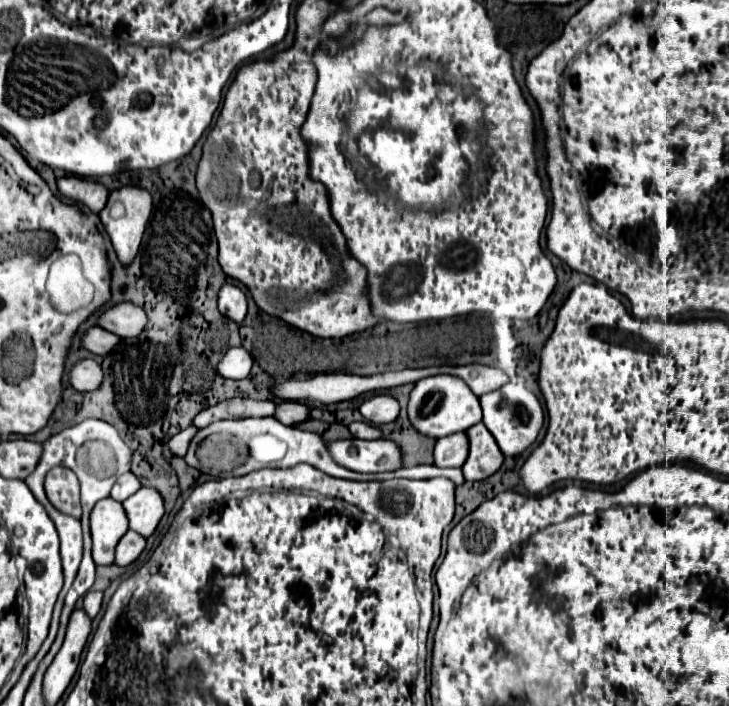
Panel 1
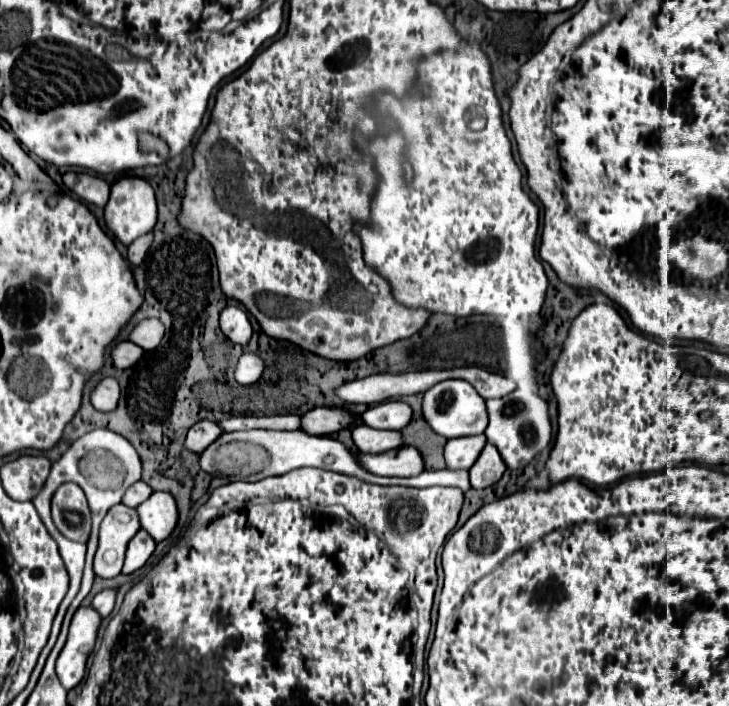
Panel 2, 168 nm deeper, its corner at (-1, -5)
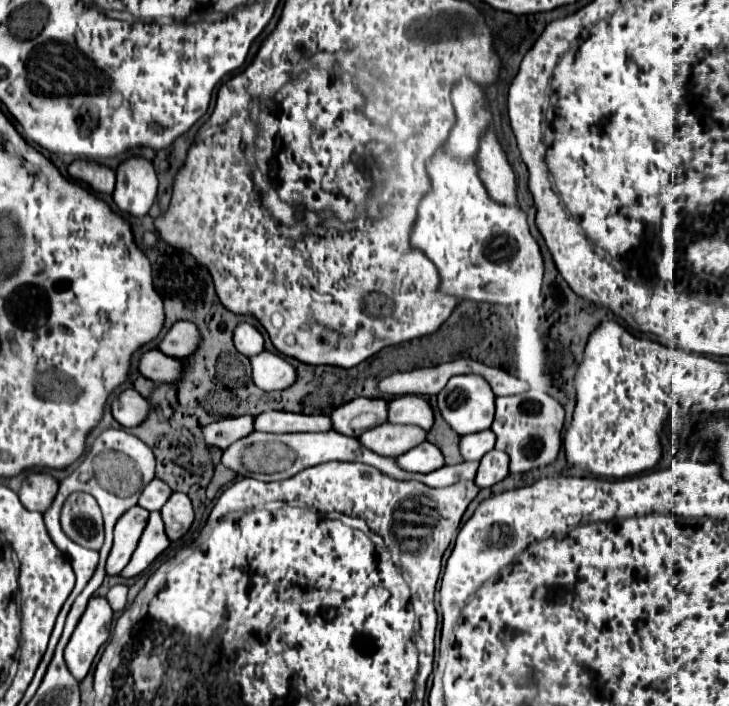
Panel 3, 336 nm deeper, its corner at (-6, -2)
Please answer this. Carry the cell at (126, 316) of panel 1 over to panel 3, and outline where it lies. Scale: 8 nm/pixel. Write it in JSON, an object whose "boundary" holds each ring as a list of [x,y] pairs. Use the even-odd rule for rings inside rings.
{"boundary":[[[176,321],[164,339],[158,343],[158,349],[168,357],[182,359],[198,345],[198,329],[190,321]]]}

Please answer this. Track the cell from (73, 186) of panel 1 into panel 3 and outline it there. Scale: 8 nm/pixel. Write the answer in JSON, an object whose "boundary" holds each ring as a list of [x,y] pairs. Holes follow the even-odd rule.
{"boundary":[[[76,159],[76,161],[70,163],[68,173],[70,173],[72,179],[90,185],[90,189],[94,189],[96,193],[112,195],[112,191],[114,191],[114,181],[116,181],[114,171],[104,167],[104,165],[94,163],[94,161]]]}

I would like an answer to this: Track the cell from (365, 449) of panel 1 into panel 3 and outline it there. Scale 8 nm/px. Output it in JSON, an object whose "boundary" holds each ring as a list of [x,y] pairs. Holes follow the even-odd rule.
{"boundary":[[[424,441],[418,447],[402,453],[400,457],[396,457],[398,467],[402,467],[404,471],[412,471],[412,473],[430,473],[438,467],[444,465],[442,453],[438,451],[438,447],[434,447],[432,443]]]}

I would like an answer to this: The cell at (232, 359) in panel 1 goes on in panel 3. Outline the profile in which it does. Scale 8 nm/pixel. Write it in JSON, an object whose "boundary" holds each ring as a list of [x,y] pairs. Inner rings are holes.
{"boundary":[[[262,351],[254,357],[250,357],[250,363],[252,363],[252,379],[254,379],[256,387],[260,387],[264,391],[286,389],[296,379],[294,367],[276,353]]]}

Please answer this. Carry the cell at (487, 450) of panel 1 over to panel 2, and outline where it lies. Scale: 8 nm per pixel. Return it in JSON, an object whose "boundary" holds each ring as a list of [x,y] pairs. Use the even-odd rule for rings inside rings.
{"boundary":[[[487,444],[477,458],[477,462],[471,466],[471,486],[481,490],[487,486],[493,486],[495,482],[501,480],[505,472],[505,462],[501,462],[501,456],[493,444]]]}

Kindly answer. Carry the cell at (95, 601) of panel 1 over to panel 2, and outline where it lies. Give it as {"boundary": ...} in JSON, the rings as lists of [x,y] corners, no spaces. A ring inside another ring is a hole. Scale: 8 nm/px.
{"boundary":[[[103,590],[103,592],[99,592],[99,594],[93,598],[93,608],[95,608],[103,618],[111,614],[111,610],[113,610],[113,606],[115,606],[115,594],[117,594],[117,590]]]}

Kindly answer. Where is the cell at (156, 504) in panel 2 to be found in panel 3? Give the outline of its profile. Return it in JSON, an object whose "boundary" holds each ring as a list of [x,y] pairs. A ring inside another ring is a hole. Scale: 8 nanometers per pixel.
{"boundary":[[[172,493],[170,499],[164,503],[164,507],[160,509],[160,515],[166,527],[166,535],[172,541],[180,539],[194,521],[192,503],[184,493]]]}

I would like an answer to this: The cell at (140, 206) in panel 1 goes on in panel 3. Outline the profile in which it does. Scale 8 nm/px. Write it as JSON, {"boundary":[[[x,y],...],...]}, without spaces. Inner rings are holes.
{"boundary":[[[132,157],[120,163],[116,171],[116,189],[112,193],[120,211],[128,211],[134,217],[148,215],[156,201],[158,179],[150,161]]]}

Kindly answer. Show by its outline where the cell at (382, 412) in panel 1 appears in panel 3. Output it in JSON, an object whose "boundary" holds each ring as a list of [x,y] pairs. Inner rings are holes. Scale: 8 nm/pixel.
{"boundary":[[[402,395],[388,403],[388,421],[402,425],[418,425],[428,431],[434,423],[434,415],[424,397]]]}

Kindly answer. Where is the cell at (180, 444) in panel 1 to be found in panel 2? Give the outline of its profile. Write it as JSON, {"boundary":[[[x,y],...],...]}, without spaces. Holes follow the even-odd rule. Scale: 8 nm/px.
{"boundary":[[[201,420],[197,422],[189,434],[187,434],[187,440],[185,440],[185,448],[187,450],[193,450],[197,454],[201,454],[207,446],[211,446],[219,436],[223,434],[221,426],[217,426],[217,422],[213,420]]]}

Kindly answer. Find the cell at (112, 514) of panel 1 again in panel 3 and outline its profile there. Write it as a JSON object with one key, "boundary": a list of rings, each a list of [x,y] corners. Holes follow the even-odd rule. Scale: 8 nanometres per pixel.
{"boundary":[[[134,505],[130,507],[118,521],[114,527],[114,545],[112,551],[108,555],[106,561],[106,573],[108,575],[118,575],[130,561],[138,539],[146,527],[148,521],[148,511]]]}

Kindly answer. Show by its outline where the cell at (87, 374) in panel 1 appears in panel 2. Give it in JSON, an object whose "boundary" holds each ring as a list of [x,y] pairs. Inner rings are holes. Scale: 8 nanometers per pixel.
{"boundary":[[[103,378],[97,388],[93,390],[91,394],[91,402],[97,410],[101,412],[109,412],[109,410],[115,410],[117,408],[117,402],[119,402],[119,396],[121,396],[121,390],[119,390],[119,384],[115,378]]]}

